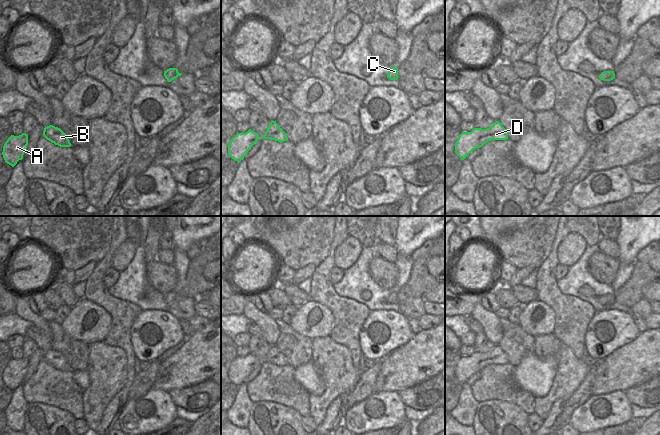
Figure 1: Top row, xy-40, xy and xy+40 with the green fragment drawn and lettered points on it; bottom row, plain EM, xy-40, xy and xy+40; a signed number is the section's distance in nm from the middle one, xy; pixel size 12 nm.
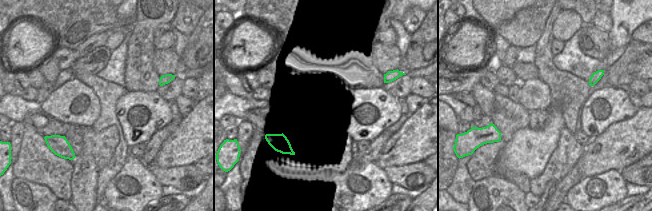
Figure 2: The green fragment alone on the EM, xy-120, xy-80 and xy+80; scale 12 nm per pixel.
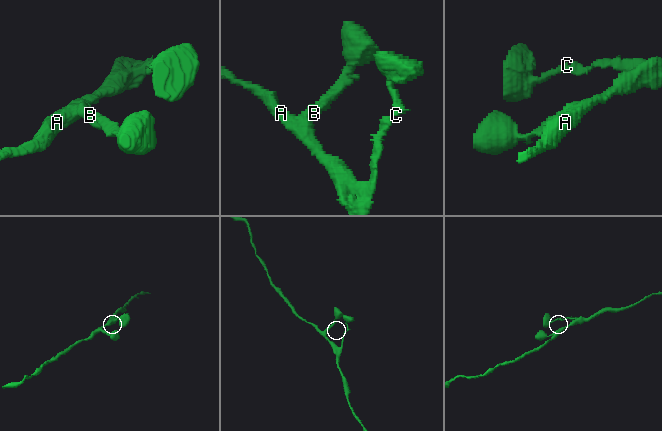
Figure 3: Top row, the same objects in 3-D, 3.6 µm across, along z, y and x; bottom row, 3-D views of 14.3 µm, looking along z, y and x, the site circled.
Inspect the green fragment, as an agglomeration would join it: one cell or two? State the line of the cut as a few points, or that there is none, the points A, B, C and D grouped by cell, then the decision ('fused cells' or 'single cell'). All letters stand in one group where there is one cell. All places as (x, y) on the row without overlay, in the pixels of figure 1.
cut none; groups A B C D; single cell

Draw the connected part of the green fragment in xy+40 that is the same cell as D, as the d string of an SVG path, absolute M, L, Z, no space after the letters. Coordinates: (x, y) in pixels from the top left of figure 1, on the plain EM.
M495 345L489 352L474 352L471 356L462 356L455 367L455 377L464 384L473 374L482 371L488 365L507 363L507 354L499 345Z

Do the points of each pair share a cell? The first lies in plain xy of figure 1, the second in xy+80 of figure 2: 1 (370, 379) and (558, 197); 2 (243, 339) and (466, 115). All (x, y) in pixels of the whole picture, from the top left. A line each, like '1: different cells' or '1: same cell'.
1: same cell
2: same cell

